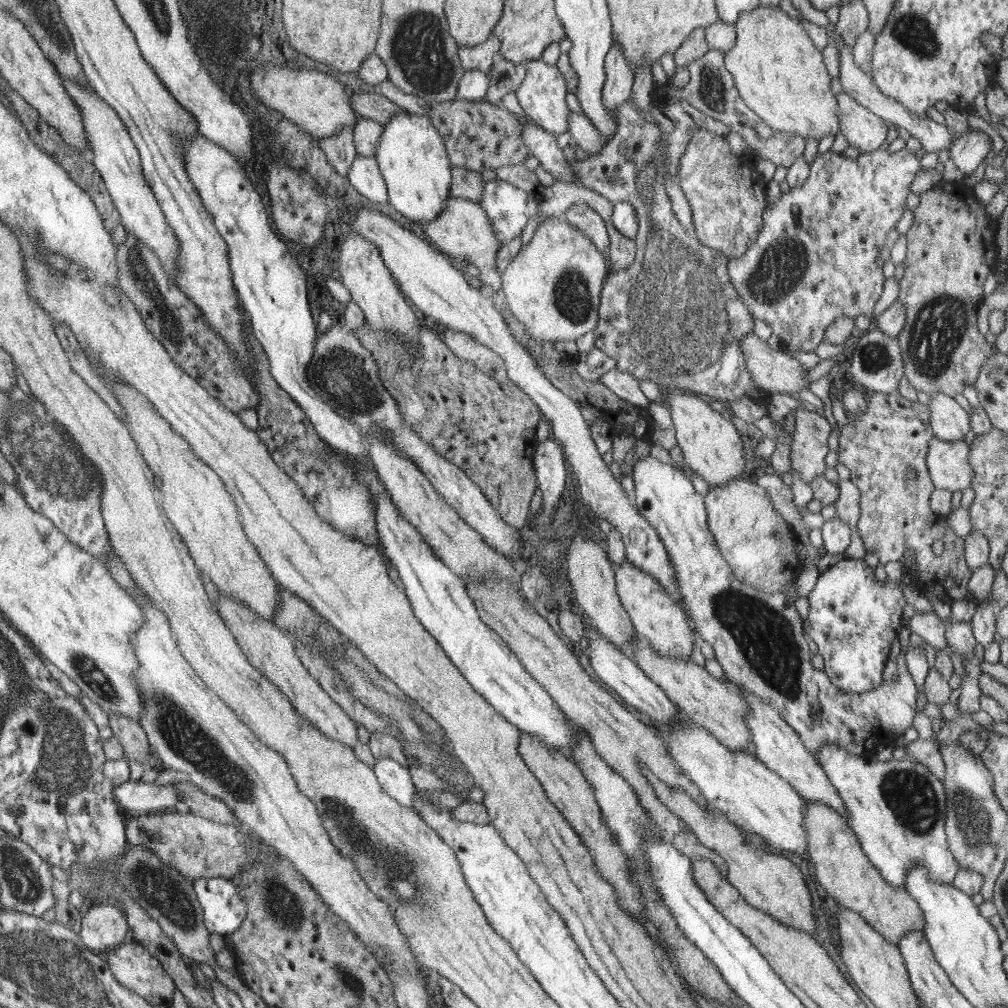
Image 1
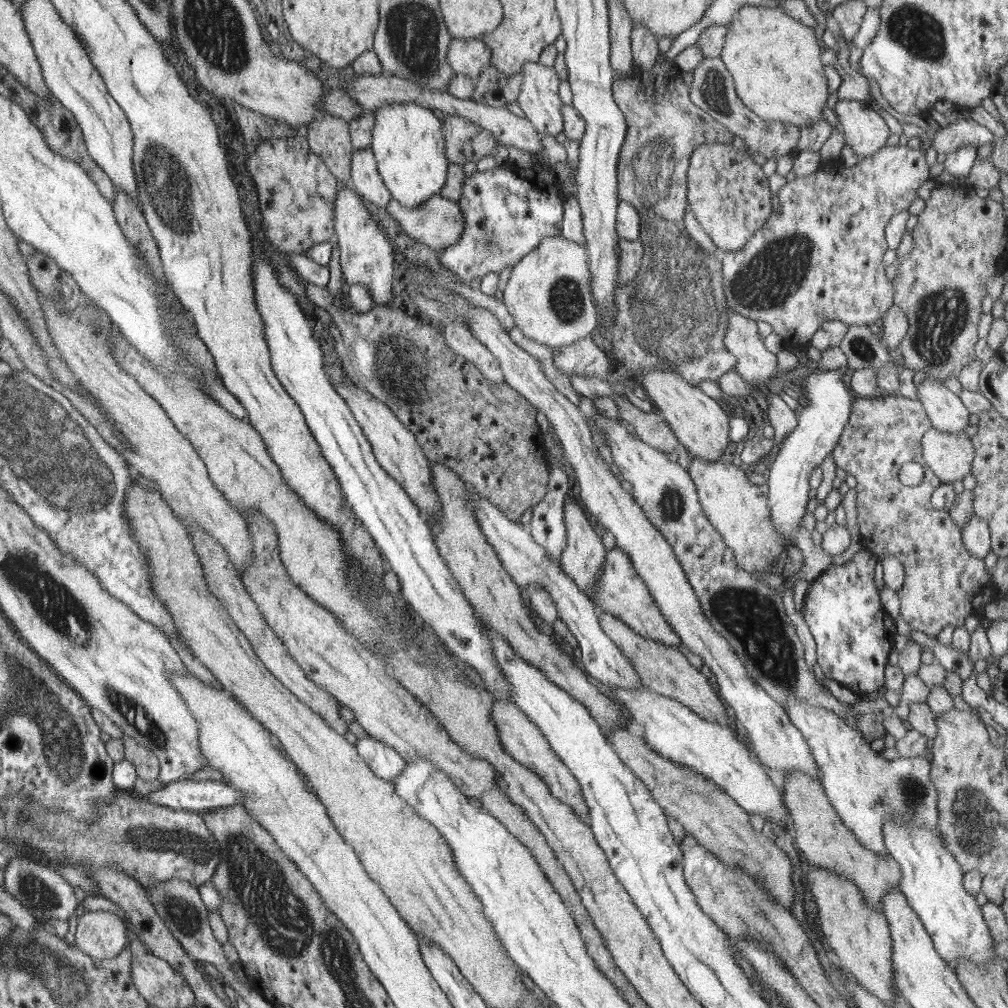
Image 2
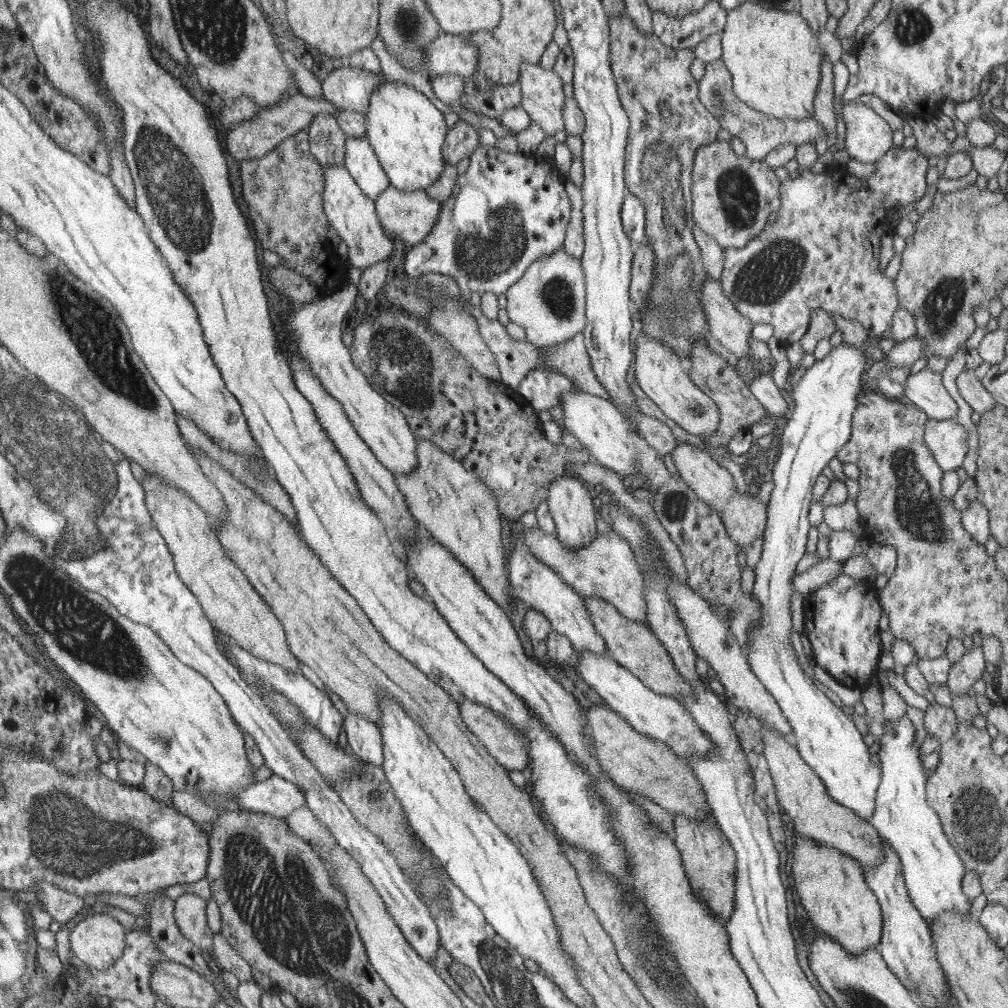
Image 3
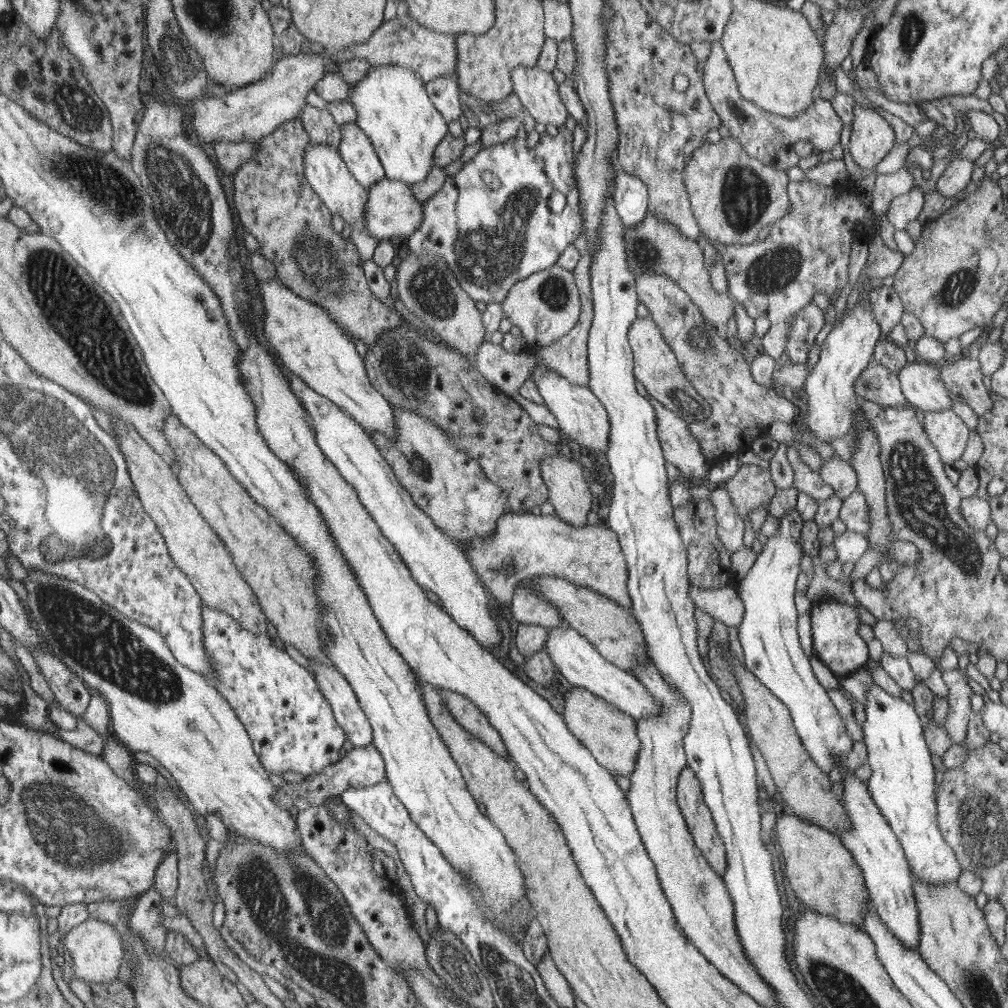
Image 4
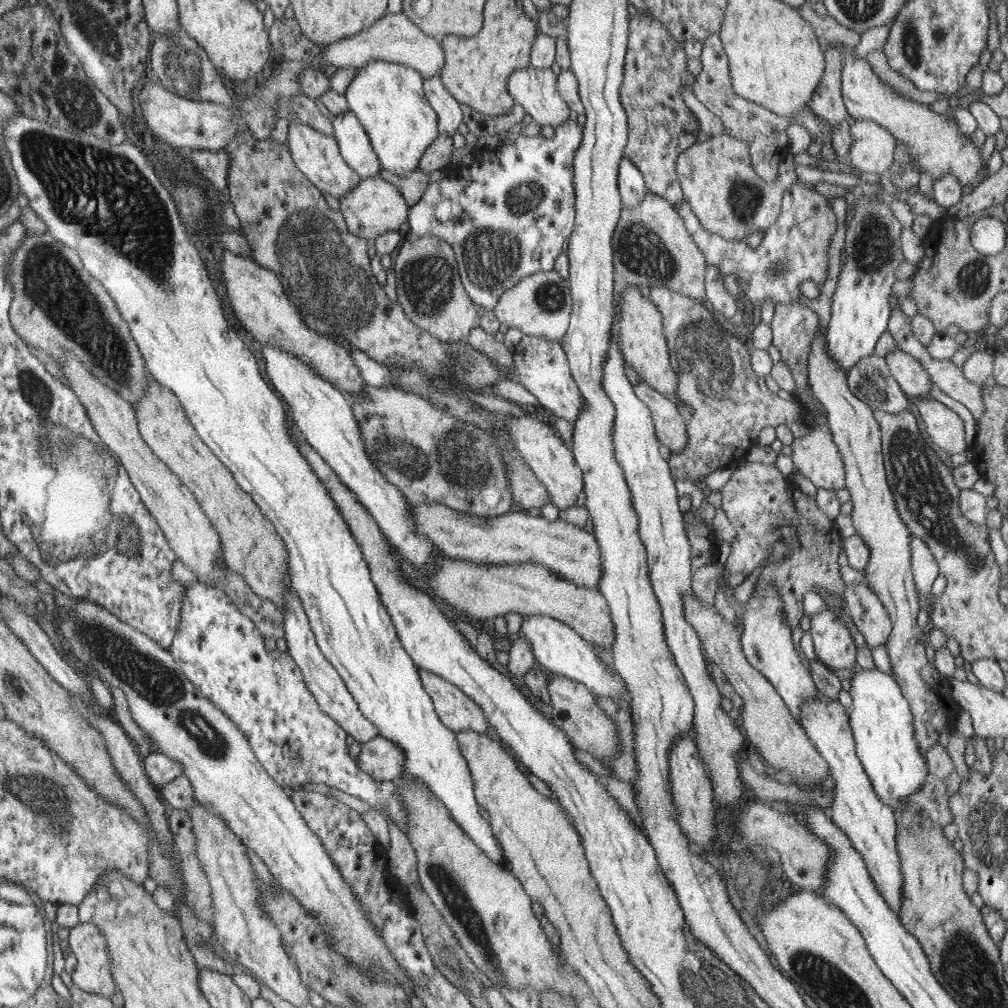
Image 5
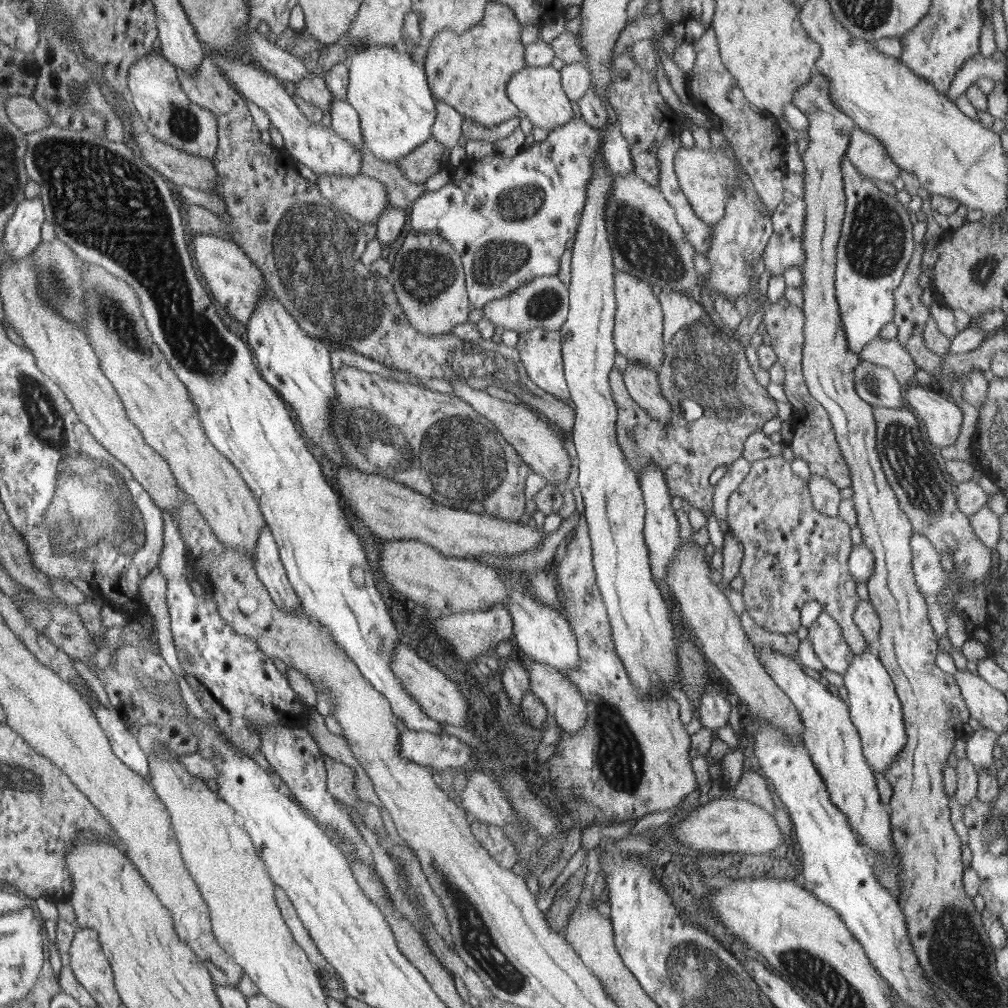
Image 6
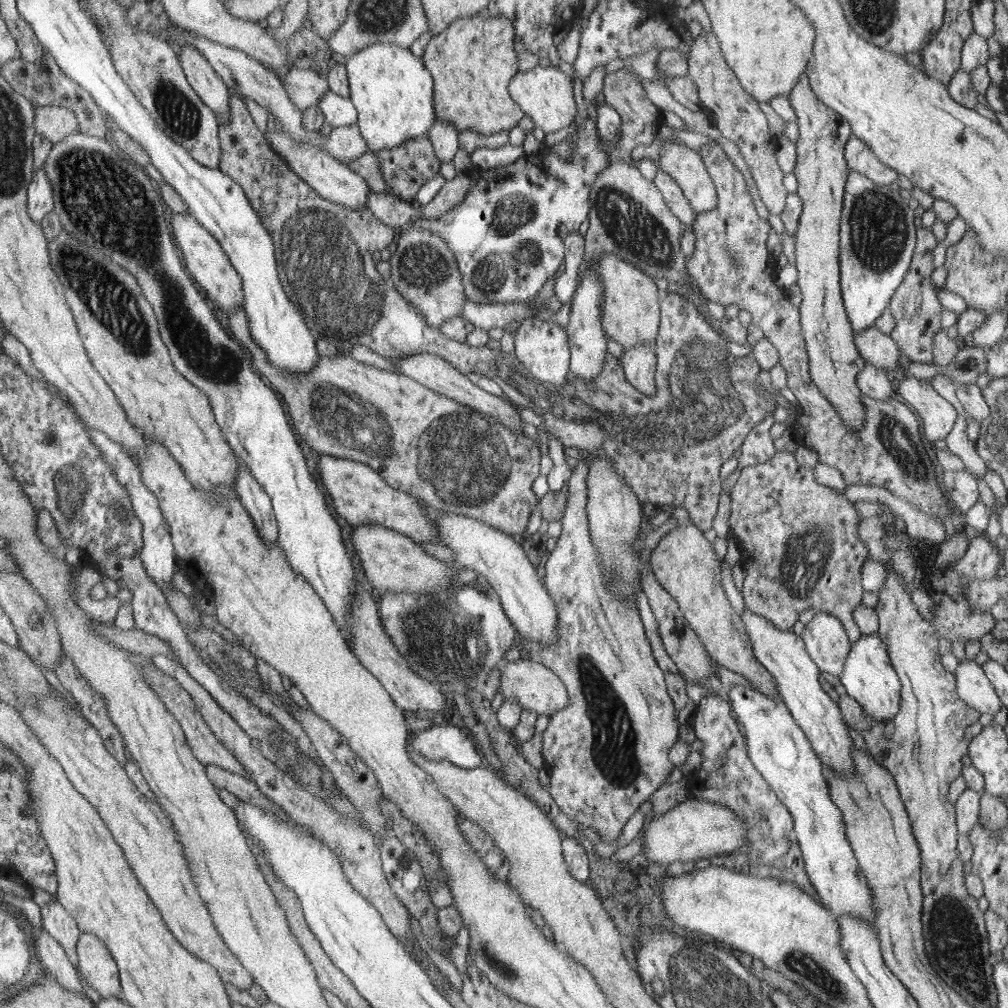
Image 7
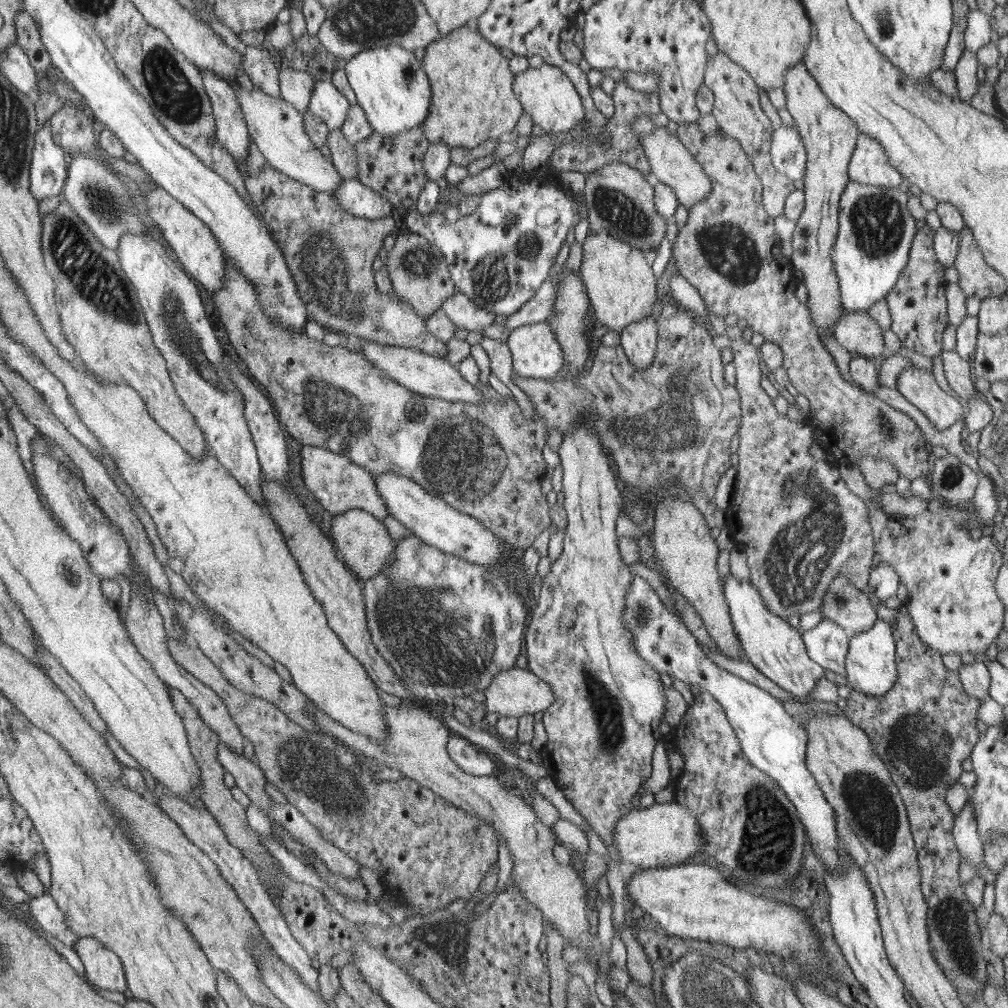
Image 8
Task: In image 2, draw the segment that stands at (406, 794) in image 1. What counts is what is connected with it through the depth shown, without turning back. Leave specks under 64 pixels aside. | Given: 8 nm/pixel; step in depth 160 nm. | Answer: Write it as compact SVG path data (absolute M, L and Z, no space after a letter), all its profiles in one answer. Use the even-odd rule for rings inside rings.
M371 735L358 738L354 745L358 754L366 761L367 766L380 779L394 784L394 778L405 769L405 760L398 751L394 747L374 739Z

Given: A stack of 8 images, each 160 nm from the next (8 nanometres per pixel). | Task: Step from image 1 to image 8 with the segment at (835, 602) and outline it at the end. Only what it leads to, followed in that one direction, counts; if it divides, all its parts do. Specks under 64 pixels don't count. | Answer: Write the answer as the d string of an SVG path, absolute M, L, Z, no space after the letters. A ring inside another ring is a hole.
M822 617L814 628L801 632L801 640L807 656L813 662L824 670L844 674L849 638L839 625Z

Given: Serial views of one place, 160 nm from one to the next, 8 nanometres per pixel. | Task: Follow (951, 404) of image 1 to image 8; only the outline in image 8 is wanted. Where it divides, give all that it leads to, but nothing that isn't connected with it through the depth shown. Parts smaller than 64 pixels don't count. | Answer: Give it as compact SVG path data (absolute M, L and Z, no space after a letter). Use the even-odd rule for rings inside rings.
M865 311L843 312L832 328L832 334L841 348L852 356L861 355L874 361L884 357L882 329Z

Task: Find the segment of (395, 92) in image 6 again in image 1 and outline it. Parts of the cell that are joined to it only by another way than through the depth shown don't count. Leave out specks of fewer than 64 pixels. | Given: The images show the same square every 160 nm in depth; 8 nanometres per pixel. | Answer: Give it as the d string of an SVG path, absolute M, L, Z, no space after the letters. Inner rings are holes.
M404 112L393 114L379 137L373 158L386 186L387 205L411 221L414 228L423 222L433 222L445 208L443 198L447 198L450 162L447 162L443 144L427 115Z

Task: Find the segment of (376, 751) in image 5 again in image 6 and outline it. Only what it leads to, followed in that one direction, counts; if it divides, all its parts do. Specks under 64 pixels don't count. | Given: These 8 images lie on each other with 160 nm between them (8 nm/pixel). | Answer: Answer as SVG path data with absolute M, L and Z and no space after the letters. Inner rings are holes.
M404 730L399 733L398 748L405 758L427 768L463 766L474 760L470 746L457 737L427 731Z

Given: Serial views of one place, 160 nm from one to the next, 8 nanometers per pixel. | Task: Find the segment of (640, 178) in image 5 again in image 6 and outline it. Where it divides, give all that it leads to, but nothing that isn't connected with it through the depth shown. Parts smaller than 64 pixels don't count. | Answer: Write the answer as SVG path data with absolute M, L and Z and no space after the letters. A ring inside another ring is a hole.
M619 125L609 126L606 133L601 133L603 142L603 159L610 172L618 175L633 173L633 164L625 138L620 134Z

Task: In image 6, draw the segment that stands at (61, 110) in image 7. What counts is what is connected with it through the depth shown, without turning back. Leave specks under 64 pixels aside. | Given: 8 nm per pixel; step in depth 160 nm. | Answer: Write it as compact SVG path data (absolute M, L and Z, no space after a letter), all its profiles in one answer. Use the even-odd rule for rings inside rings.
M25 96L6 97L3 110L18 130L31 133L51 126L47 112L39 106L37 100Z

